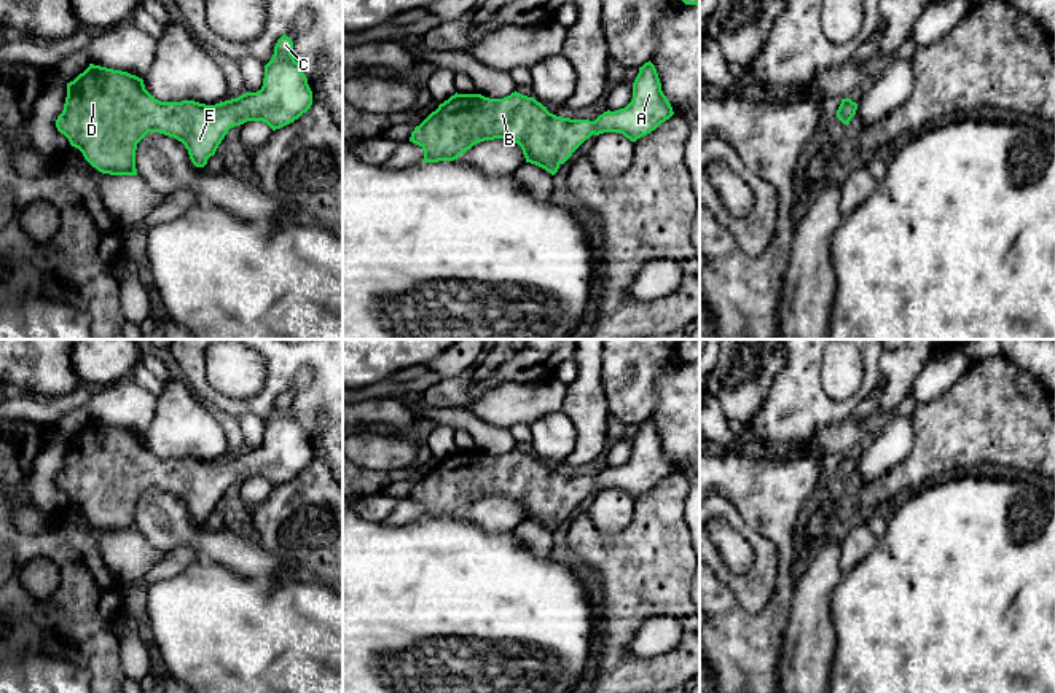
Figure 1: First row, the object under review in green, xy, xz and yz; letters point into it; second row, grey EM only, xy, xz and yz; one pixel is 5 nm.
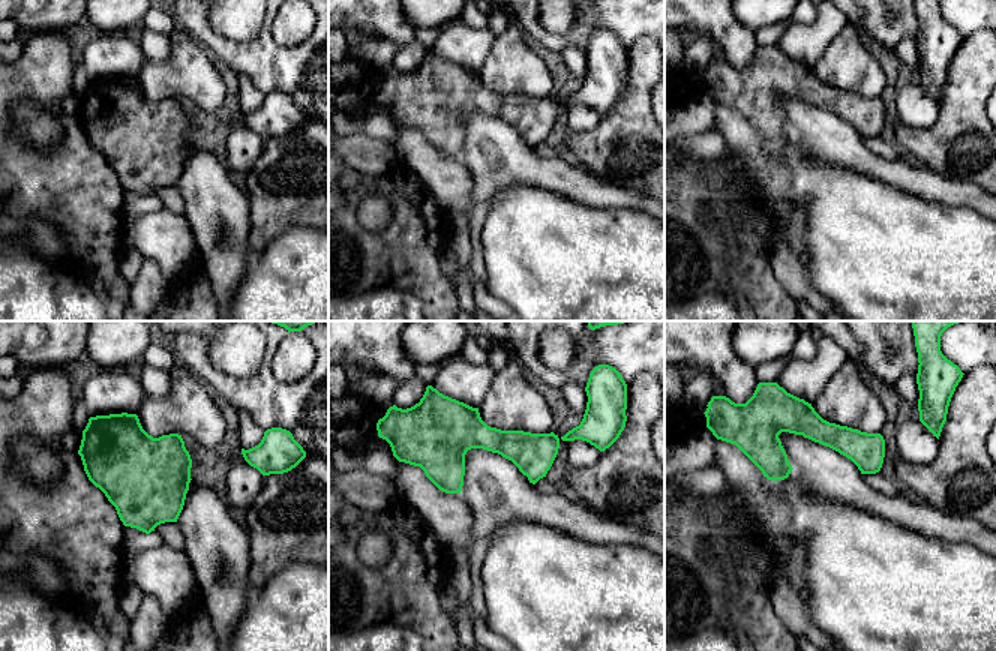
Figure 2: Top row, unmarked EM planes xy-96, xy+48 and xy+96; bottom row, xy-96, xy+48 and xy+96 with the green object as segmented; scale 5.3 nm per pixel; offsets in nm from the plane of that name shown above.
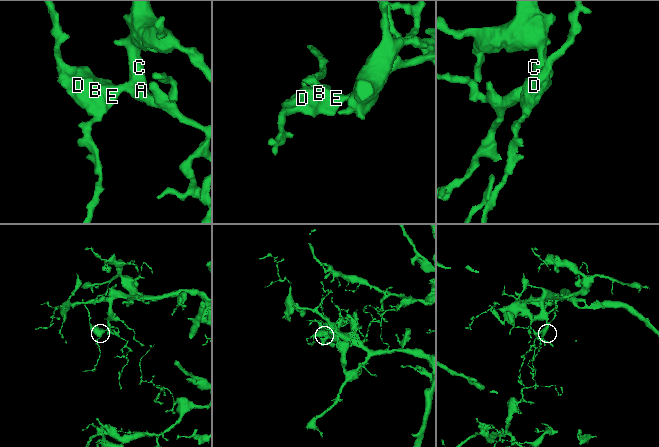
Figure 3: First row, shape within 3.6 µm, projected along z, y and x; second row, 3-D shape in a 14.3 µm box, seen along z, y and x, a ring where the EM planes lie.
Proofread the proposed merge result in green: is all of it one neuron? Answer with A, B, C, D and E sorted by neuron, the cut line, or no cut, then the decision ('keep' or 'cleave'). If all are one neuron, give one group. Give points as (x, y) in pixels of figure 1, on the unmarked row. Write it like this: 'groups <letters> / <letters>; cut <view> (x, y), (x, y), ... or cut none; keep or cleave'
groups A B C D E; cut none; keep

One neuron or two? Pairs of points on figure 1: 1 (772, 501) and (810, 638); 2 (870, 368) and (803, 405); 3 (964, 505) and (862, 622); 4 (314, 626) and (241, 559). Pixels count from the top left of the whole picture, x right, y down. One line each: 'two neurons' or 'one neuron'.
1: two neurons
2: one neuron
3: one neuron
4: two neurons

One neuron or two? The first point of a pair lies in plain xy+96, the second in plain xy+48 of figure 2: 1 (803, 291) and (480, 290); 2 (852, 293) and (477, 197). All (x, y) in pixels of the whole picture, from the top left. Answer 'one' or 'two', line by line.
1: one
2: two

